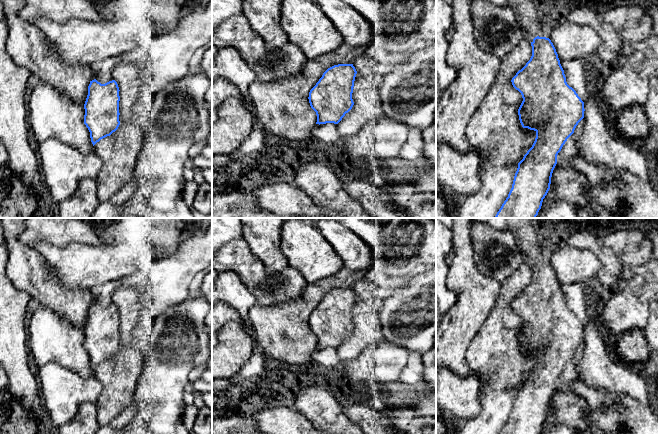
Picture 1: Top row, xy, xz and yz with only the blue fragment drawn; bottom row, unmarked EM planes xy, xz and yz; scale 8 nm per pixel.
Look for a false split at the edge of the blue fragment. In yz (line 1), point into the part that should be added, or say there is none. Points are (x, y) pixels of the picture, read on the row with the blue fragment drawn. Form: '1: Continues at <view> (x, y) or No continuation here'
1: No continuation here

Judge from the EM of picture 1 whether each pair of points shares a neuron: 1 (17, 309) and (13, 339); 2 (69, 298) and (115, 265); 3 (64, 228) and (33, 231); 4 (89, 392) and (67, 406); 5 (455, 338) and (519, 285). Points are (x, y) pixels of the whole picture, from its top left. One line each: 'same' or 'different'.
1: same
2: different
3: same
4: same
5: different

